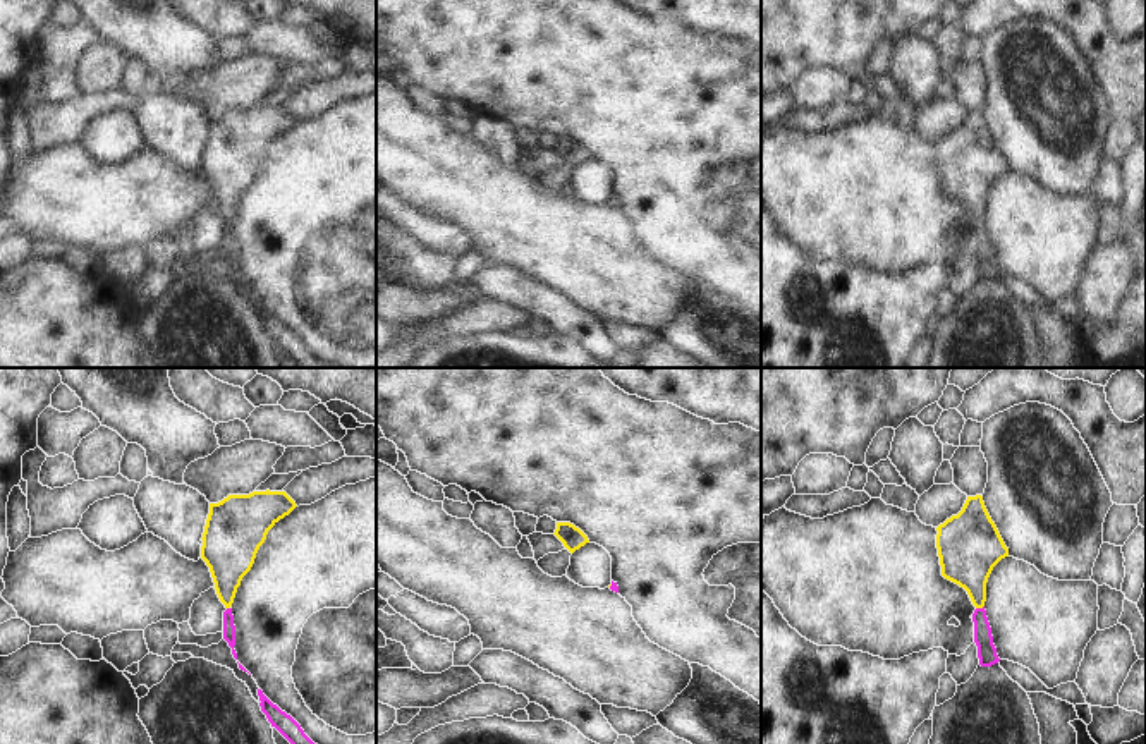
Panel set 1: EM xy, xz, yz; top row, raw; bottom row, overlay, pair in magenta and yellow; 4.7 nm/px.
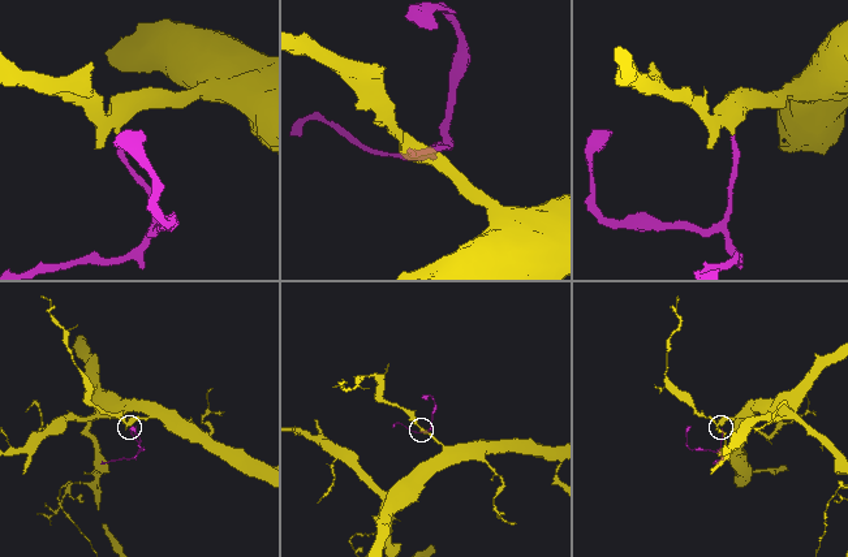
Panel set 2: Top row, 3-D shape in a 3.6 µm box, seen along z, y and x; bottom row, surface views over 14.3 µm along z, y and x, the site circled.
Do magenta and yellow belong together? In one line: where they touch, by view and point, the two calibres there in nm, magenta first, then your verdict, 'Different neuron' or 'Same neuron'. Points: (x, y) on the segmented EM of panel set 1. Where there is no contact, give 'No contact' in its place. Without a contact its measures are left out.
Touches magenta at yz (980, 609). Thickness 90 nm (magenta) against 260 nm. Same neuron

